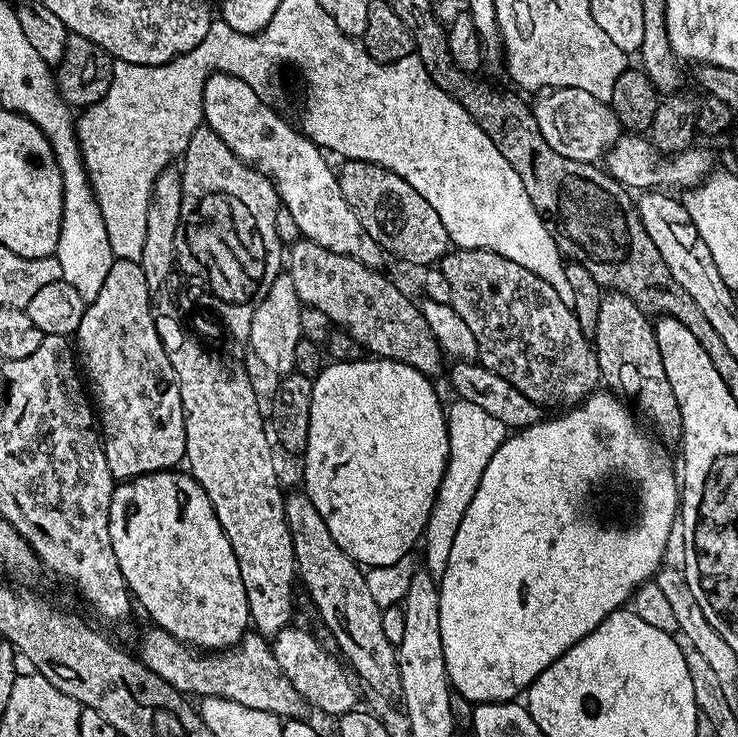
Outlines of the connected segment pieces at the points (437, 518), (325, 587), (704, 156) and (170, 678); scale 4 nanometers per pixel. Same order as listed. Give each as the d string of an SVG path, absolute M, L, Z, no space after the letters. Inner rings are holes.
M459 398L453 399L453 401L453 404L449 403L446 408L448 464L444 468L444 483L440 485L436 495L436 505L432 507L432 513L428 519L427 526L424 527L424 535L422 537L422 544L427 547L424 552L424 558L428 562L426 564L427 571L437 578L444 575L446 566L450 562L450 546L454 546L454 538L458 535L458 526L478 490L478 484L482 482L482 476L486 474L486 468L490 466L490 460L494 458L494 454L502 446L502 442L506 438L505 426L502 422L498 422L498 418L493 418L491 414L486 414L486 410L481 410L480 407L474 406L474 402L466 402Z
M303 490L288 492L284 497L284 513L296 555L299 579L308 587L308 596L324 619L330 635L336 639L339 655L357 677L361 676L372 688L395 693L400 687L400 665L397 645L391 644L383 630L383 611L370 594L361 565L334 542L334 534L326 530L322 514L314 510L308 493Z
M622 134L614 142L614 146L606 157L606 171L608 175L613 176L619 184L624 185L629 190L656 190L661 186L668 186L664 184L673 184L676 188L684 188L683 190L691 190L713 171L712 156L704 148L693 146L685 150L685 152L678 152L671 158L663 157L653 147L651 139L645 138L640 134Z
M152 626L144 636L144 665L158 678L166 678L170 686L192 698L221 696L230 702L250 706L250 710L272 712L290 720L307 717L310 705L286 678L272 653L271 643L259 634L245 635L239 644L220 651L193 650L166 630Z

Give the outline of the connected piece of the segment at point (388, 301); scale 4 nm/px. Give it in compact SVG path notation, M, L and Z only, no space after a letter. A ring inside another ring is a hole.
M301 238L290 248L290 275L294 278L294 290L298 290L301 305L322 310L337 329L347 332L373 357L397 360L414 366L414 370L426 377L436 378L440 371L440 375L445 371L445 353L434 338L419 303L415 299L412 301L384 274L346 254L326 250L326 246L318 246L313 240Z

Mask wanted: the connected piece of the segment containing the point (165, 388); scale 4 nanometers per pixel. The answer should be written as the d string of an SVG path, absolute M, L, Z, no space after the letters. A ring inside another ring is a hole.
M113 259L110 274L106 274L106 282L102 282L102 290L98 290L98 298L90 301L84 309L78 339L83 371L92 375L100 391L98 424L102 429L106 462L113 477L123 482L151 472L175 469L179 465L176 463L184 460L186 450L182 394L174 366L170 366L170 358L166 358L166 350L162 350L152 317L152 299L146 286L146 274L137 261Z

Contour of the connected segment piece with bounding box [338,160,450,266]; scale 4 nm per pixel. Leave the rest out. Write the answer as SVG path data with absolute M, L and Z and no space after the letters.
M344 160L338 168L340 189L358 214L366 234L381 244L385 253L397 256L408 264L435 265L445 252L449 251L450 241L442 218L434 211L434 206L410 186L398 174L365 160Z

